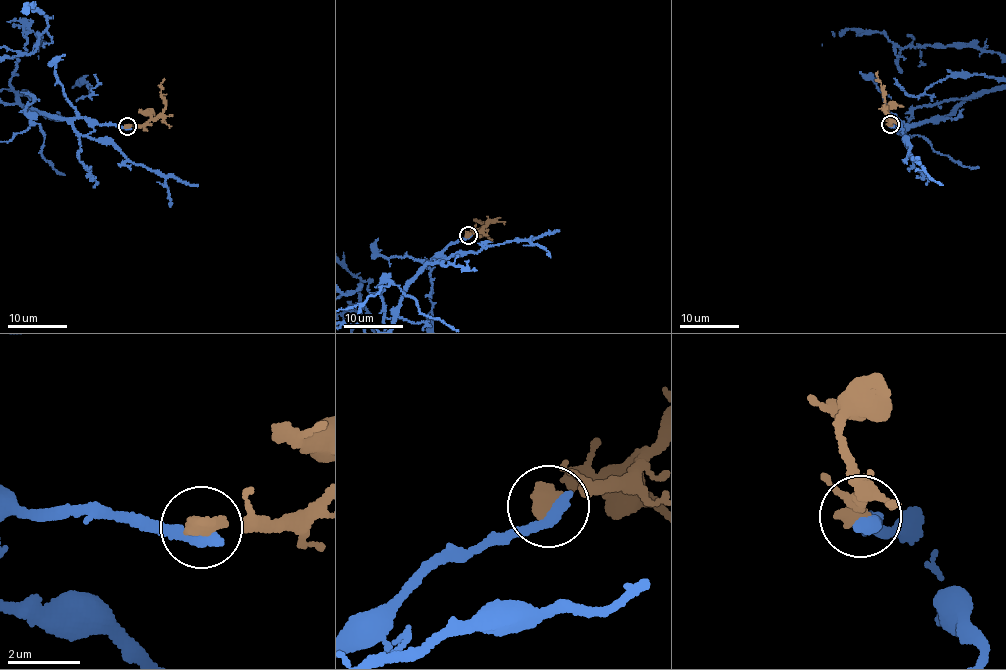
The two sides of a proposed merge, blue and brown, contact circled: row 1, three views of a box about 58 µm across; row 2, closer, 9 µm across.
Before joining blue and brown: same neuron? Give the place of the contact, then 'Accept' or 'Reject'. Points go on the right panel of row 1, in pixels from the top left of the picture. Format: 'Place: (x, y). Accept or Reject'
Place: (890, 124). Reject

